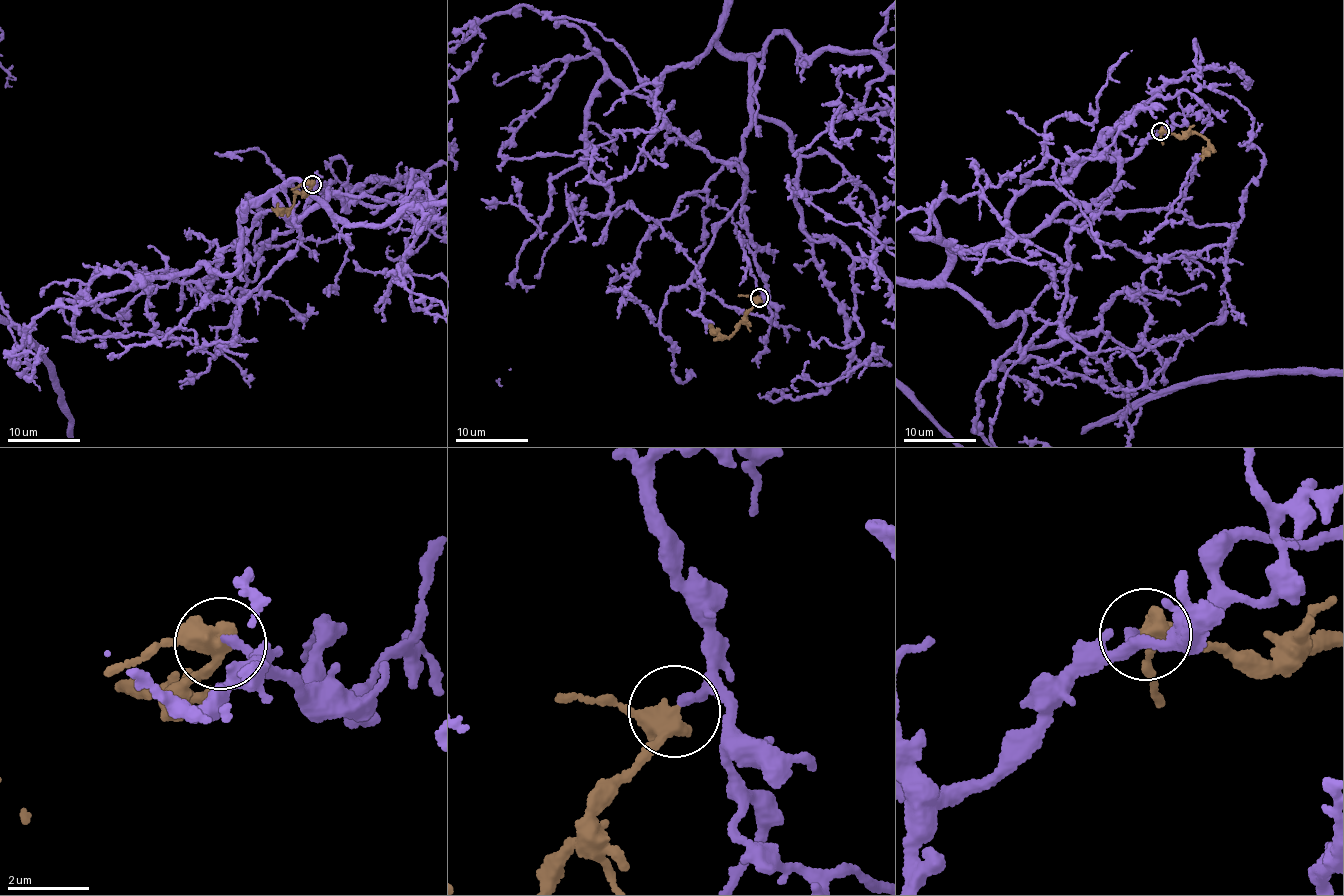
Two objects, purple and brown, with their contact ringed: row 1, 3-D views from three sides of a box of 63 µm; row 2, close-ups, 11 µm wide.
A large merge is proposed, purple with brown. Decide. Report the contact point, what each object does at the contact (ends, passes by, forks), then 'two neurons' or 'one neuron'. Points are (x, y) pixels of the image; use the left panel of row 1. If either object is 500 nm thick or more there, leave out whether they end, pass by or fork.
at (312, 184); purple ends there; brown passes by; one neuron

